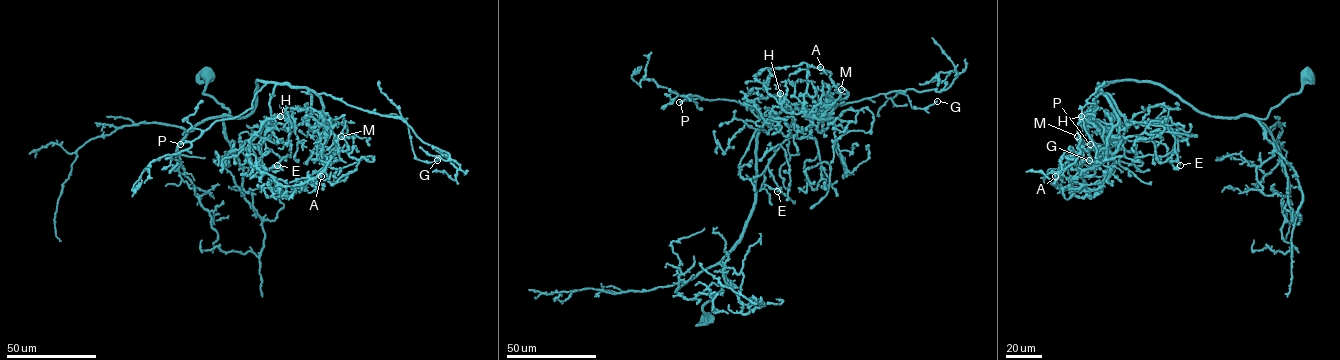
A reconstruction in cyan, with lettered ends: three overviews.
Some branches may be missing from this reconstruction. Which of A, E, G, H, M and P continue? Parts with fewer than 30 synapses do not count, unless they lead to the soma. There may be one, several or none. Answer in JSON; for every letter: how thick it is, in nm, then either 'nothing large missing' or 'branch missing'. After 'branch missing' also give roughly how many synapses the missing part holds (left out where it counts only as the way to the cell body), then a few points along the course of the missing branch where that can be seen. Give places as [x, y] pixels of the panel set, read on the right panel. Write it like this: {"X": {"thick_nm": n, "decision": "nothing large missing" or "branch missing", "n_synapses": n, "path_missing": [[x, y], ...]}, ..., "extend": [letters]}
{"A": {"thick_nm": 170, "decision": "nothing large missing"}, "E": {"thick_nm": 150, "decision": "nothing large missing"}, "G": {"thick_nm": 240, "decision": "nothing large missing"}, "H": {"thick_nm": 170, "decision": "nothing large missing"}, "M": {"thick_nm": 220, "decision": "nothing large missing"}, "P": {"thick_nm": 480, "decision": "nothing large missing"}, "extend": []}

